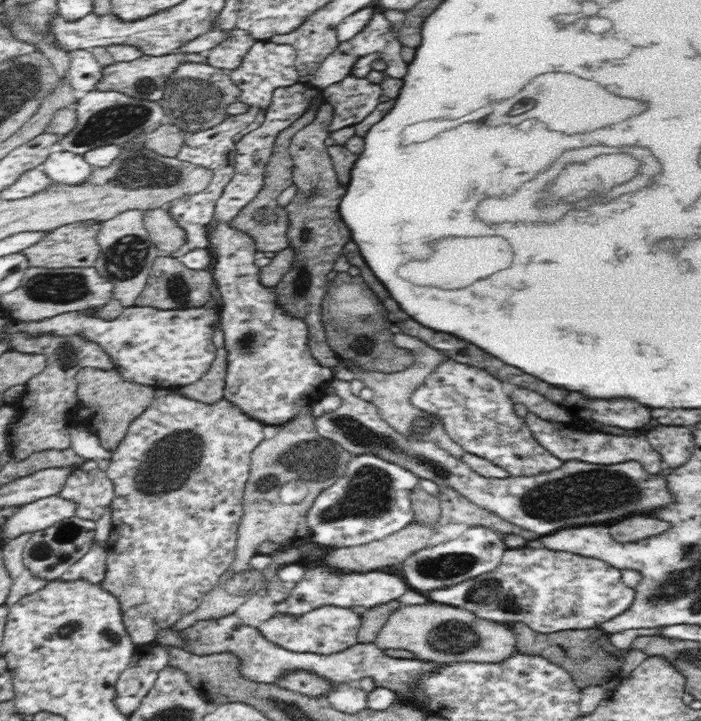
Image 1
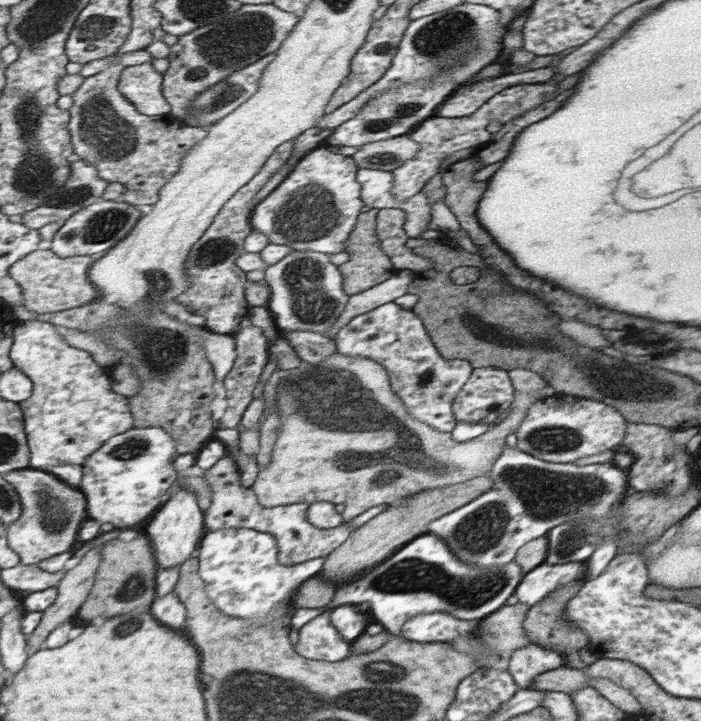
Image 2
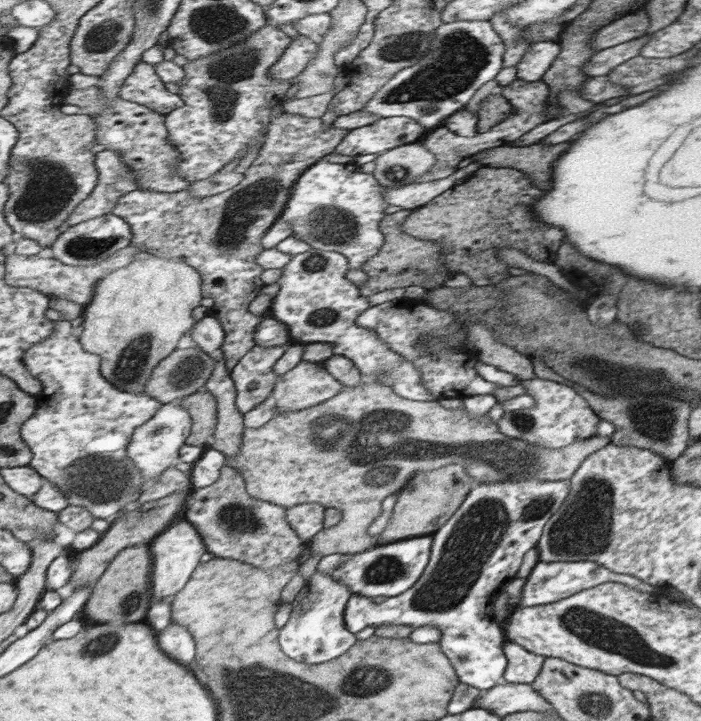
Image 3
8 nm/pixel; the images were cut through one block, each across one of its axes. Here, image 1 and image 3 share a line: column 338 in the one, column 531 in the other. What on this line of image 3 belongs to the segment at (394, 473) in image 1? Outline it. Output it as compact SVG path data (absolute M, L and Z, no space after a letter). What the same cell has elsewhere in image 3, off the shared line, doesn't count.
M525 478L525 480L517 480L517 482L505 480L505 482L475 484L473 490L467 494L467 498L461 502L461 508L455 510L455 514L445 522L445 526L441 526L439 530L433 532L435 542L431 546L431 558L429 558L429 564L427 564L423 576L415 582L415 586L411 590L403 592L401 596L385 598L385 602L379 606L367 596L351 594L351 598L347 600L345 612L343 612L345 628L351 634L357 634L359 630L363 630L367 626L377 628L381 624L385 624L385 626L407 624L407 626L413 626L413 630L431 624L441 632L437 644L441 646L441 650L445 652L449 662L453 664L453 668L459 676L459 682L469 684L479 690L495 688L495 684L503 682L503 674L507 670L507 656L505 656L505 652L501 652L503 634L491 618L491 604L495 600L495 594L503 592L505 582L511 580L513 576L517 576L517 572L519 572L517 568L521 568L519 564L523 564L521 558L525 558L525 554L533 546L539 544L545 524L563 506L563 502L567 500L567 492L569 492L569 480L567 482L565 480L549 482L549 480Z

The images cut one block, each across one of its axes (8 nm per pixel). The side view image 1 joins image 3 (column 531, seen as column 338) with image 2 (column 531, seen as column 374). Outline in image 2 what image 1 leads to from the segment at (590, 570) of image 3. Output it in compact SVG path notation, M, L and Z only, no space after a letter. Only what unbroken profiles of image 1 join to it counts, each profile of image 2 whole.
M565 562L565 564L539 564L527 576L523 576L523 582L517 586L515 596L519 604L527 604L529 608L545 600L551 592L555 592L559 586L565 586L575 580L585 582L585 572L587 564L585 562Z

